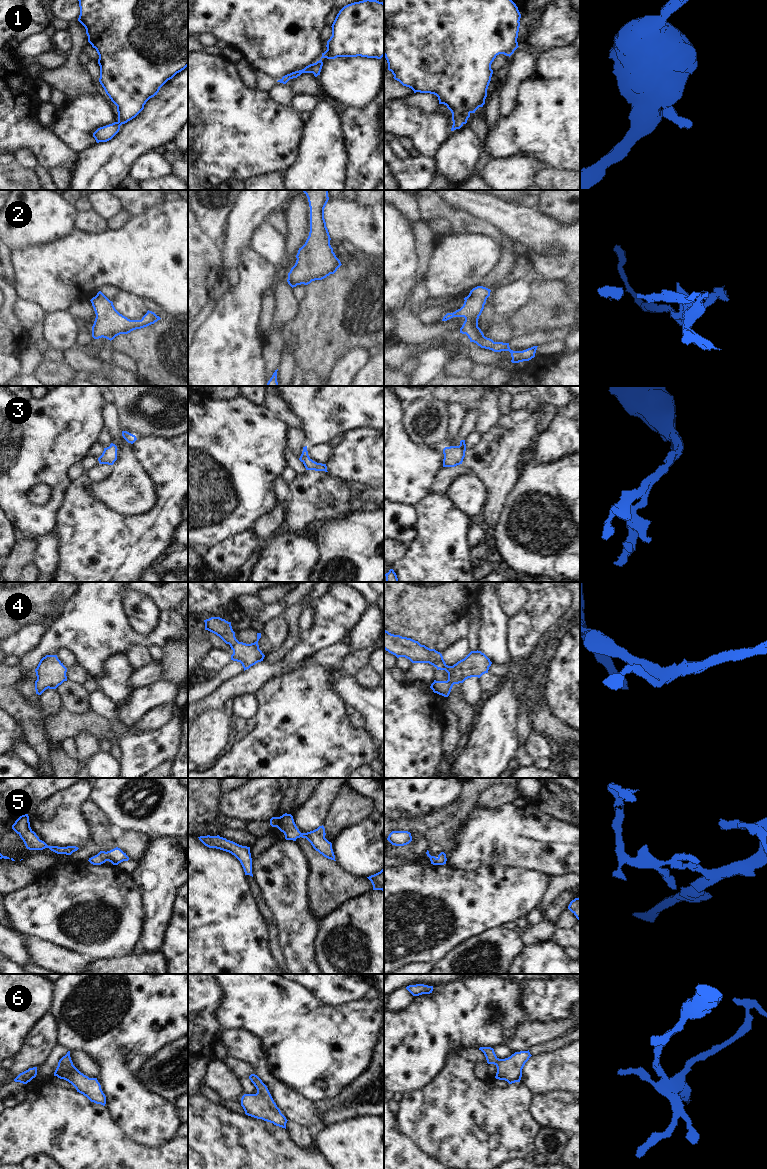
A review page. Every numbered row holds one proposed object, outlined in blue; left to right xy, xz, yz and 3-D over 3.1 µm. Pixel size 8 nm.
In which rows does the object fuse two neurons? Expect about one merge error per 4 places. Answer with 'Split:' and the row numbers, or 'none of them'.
Split: none of them

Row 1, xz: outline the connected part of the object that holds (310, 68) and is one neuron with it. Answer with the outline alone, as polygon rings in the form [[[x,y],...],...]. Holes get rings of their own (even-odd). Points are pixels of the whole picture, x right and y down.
[[[363,0],[344,6],[332,24],[332,36],[322,58],[367,57],[381,59],[384,56],[384,3]],[[322,60],[304,69],[283,76],[277,82],[286,84],[302,73],[320,75]]]

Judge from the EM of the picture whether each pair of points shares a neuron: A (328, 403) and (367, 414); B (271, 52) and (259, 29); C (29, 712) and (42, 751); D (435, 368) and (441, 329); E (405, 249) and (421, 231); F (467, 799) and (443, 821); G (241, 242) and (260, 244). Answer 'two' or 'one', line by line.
A: one
B: one
C: one
D: two
E: two
F: one
G: two

